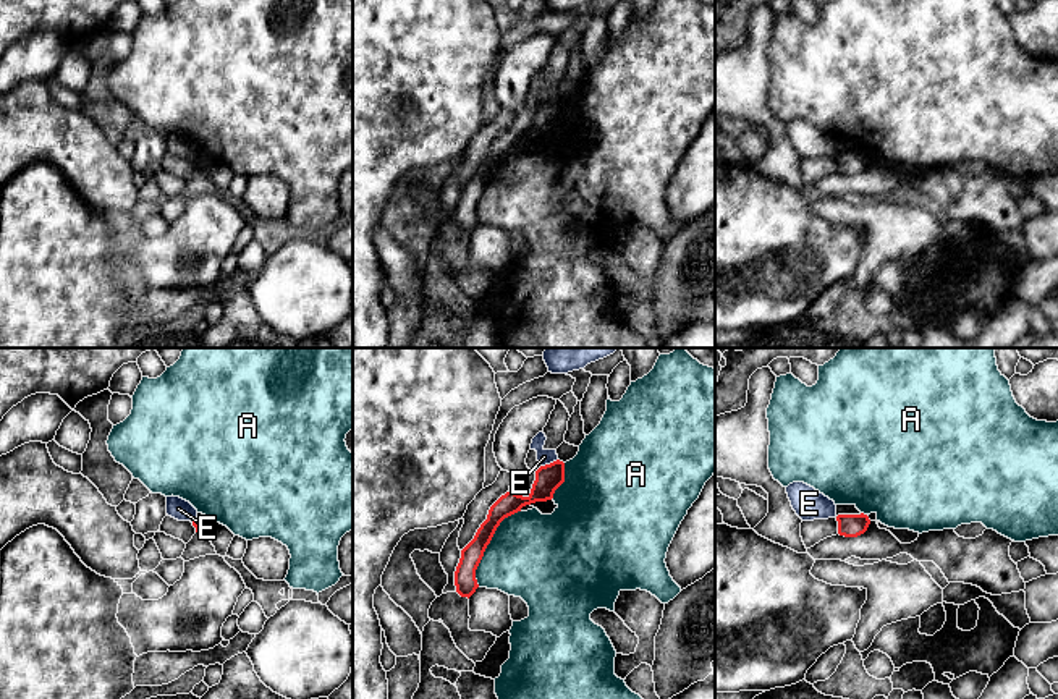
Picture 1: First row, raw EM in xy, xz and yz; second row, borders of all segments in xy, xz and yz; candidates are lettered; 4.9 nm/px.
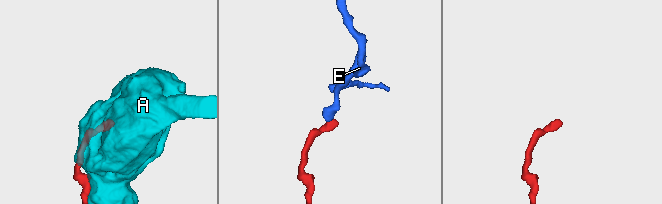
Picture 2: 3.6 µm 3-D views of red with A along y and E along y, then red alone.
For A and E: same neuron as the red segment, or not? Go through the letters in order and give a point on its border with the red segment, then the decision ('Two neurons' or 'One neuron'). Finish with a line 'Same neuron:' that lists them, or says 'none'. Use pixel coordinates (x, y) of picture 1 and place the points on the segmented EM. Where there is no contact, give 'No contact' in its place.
A: Touches red at xz (487, 544). Two neurons
E: Touches red at xz (550, 463). Two neurons
Same neuron: none

